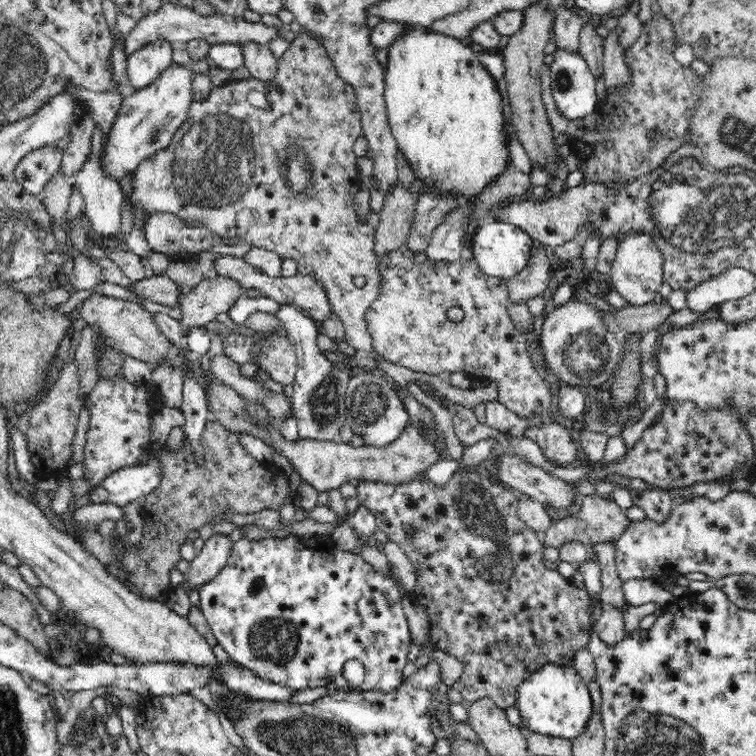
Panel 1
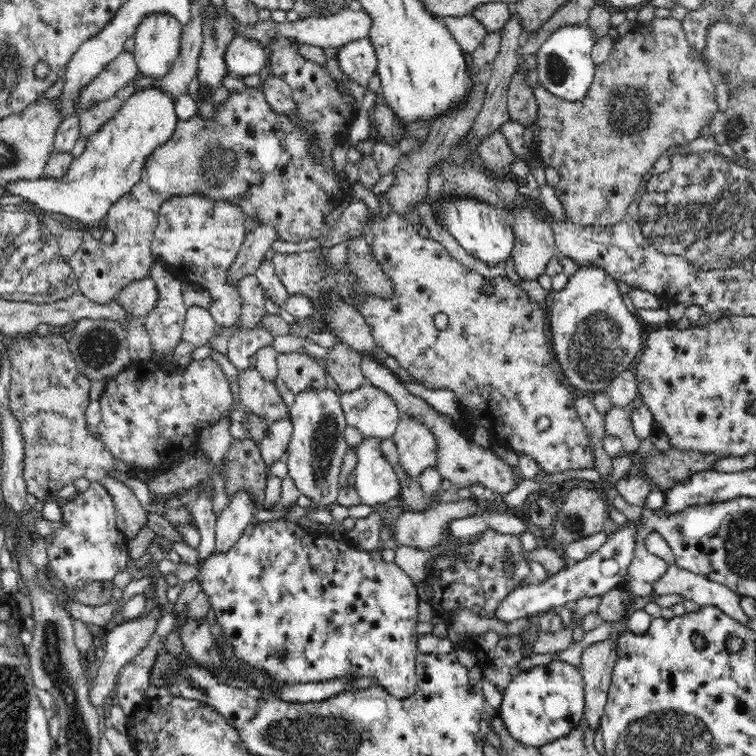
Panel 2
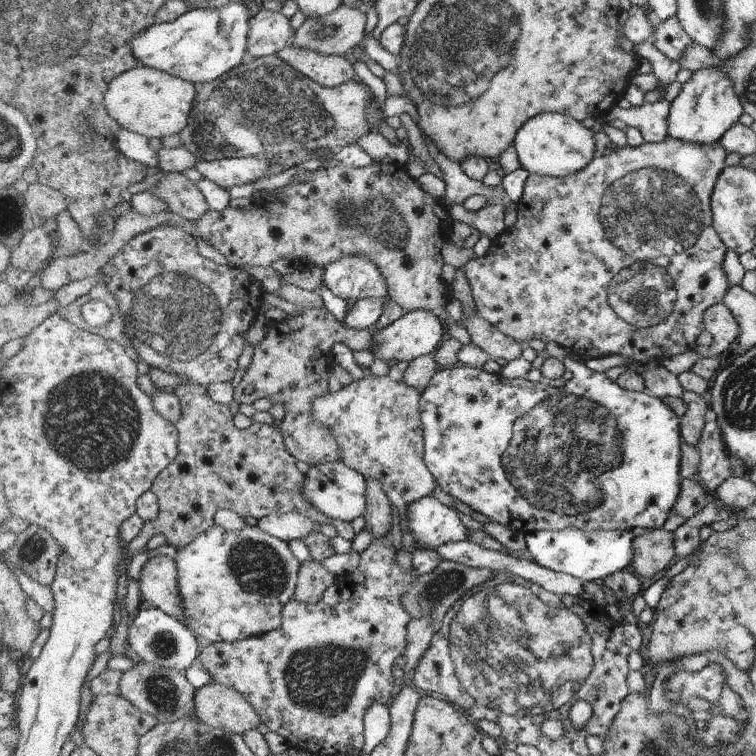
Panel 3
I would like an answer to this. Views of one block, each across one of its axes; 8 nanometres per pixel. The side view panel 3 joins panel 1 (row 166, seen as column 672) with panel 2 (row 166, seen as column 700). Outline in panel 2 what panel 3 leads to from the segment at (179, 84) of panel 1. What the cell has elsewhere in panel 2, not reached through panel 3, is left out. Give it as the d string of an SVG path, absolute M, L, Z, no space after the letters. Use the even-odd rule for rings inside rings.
M160 86L140 89L126 97L110 120L87 138L84 152L72 161L62 179L17 180L5 185L5 194L20 196L37 210L76 218L90 230L106 216L120 196L138 184L145 160L171 139L178 122L174 96Z

